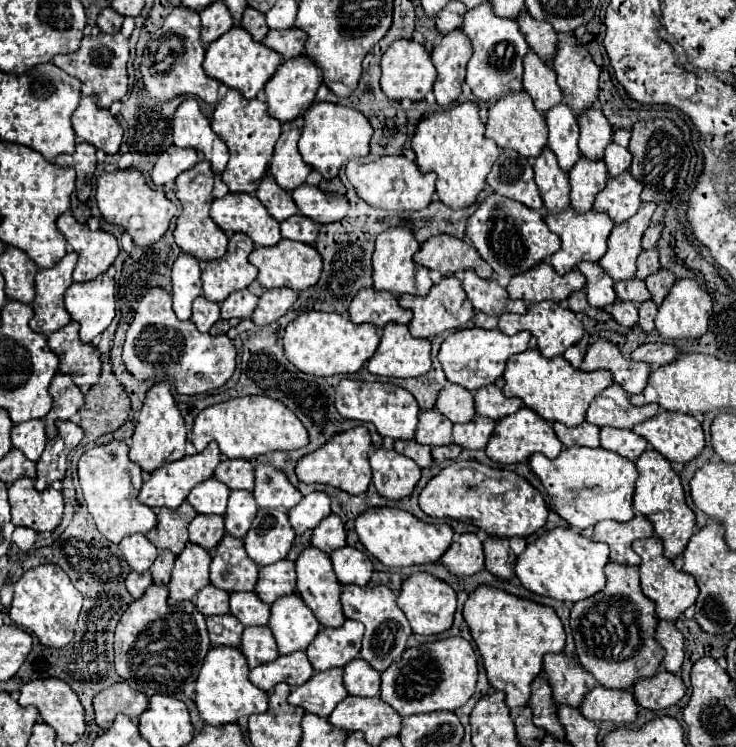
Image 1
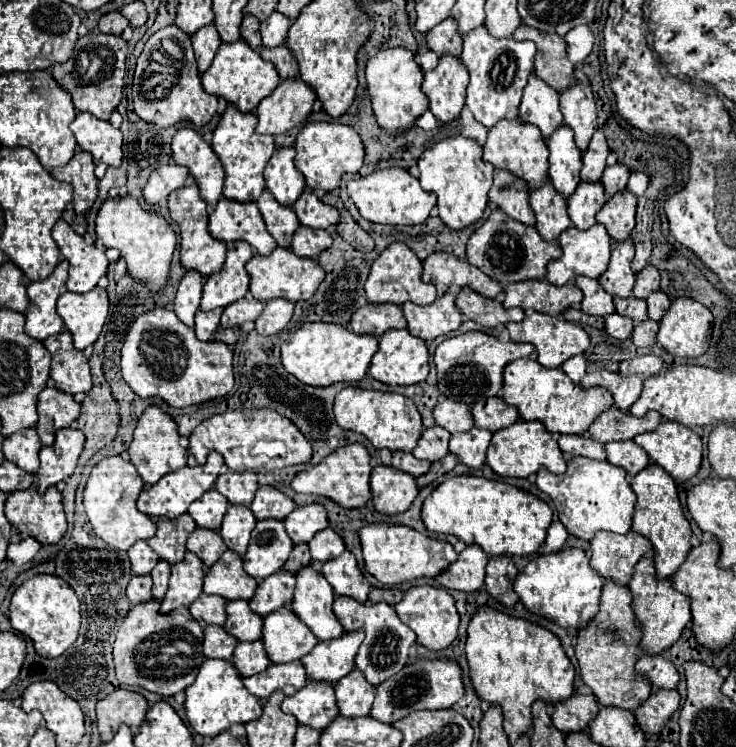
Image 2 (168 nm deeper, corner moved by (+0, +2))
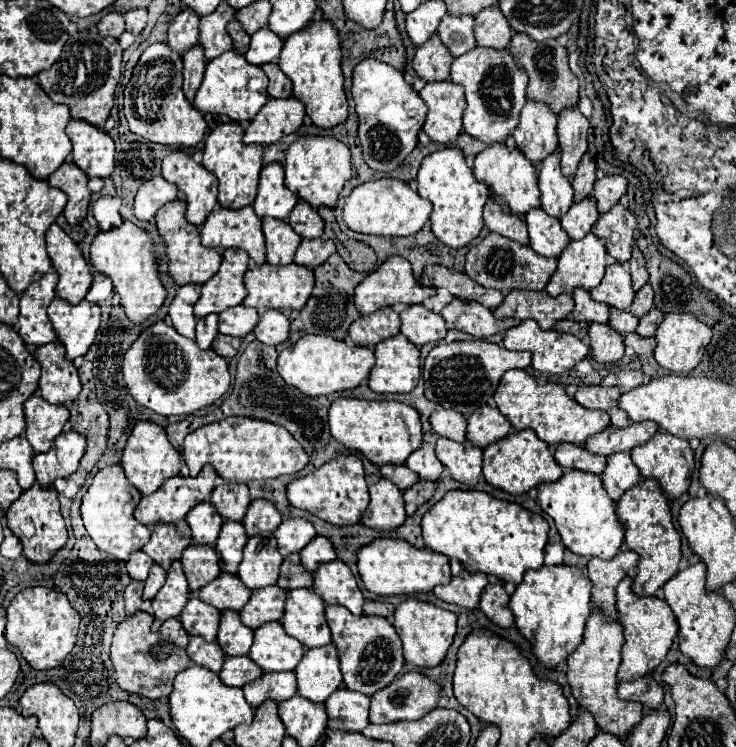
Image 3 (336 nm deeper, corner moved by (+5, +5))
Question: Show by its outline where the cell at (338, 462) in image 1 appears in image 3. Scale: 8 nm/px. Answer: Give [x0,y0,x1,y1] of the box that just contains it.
[287,454,369,524]

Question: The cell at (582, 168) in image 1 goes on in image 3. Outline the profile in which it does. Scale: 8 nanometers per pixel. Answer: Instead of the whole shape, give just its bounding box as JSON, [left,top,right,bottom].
[561,198,597,240]

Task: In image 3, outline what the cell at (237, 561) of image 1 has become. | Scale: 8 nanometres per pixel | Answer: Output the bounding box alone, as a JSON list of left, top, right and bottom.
[197,572,251,612]

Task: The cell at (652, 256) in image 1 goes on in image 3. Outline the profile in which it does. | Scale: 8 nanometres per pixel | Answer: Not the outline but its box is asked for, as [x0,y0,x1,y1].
[629,284,653,318]

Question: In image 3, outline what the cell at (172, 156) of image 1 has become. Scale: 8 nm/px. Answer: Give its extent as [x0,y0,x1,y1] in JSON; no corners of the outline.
[133,176,179,220]

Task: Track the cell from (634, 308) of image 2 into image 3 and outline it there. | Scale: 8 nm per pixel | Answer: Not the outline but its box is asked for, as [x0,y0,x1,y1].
[609,308,639,334]

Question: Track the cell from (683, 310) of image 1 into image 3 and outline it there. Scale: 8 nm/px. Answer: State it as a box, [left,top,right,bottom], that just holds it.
[655,312,711,372]

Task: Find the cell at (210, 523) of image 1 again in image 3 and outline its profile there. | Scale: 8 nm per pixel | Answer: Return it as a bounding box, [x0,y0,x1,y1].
[183,544,219,592]

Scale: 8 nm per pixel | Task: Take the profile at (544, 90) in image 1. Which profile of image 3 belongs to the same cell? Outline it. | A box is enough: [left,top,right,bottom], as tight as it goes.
[513,98,557,164]

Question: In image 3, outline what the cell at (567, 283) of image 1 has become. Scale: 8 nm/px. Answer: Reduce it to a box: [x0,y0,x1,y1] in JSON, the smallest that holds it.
[493,290,573,330]

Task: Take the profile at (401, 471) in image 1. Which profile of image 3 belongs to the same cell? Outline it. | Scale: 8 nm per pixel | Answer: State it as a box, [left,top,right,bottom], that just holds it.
[361,478,407,530]

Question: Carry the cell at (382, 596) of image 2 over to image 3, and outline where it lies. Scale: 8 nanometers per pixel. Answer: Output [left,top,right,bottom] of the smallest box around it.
[365,600,393,618]

